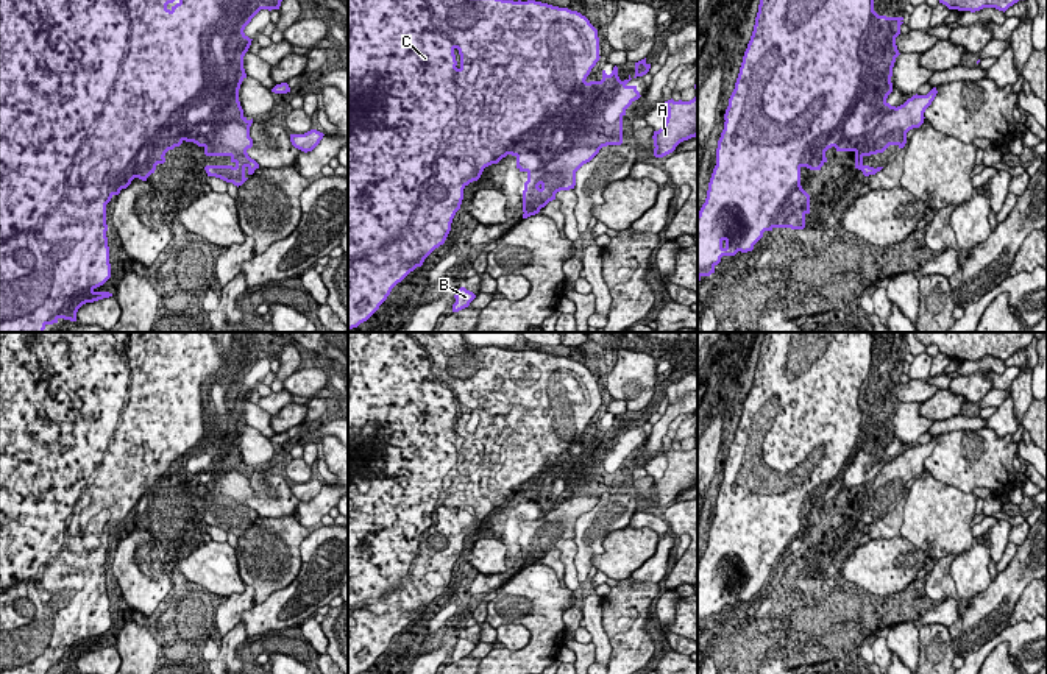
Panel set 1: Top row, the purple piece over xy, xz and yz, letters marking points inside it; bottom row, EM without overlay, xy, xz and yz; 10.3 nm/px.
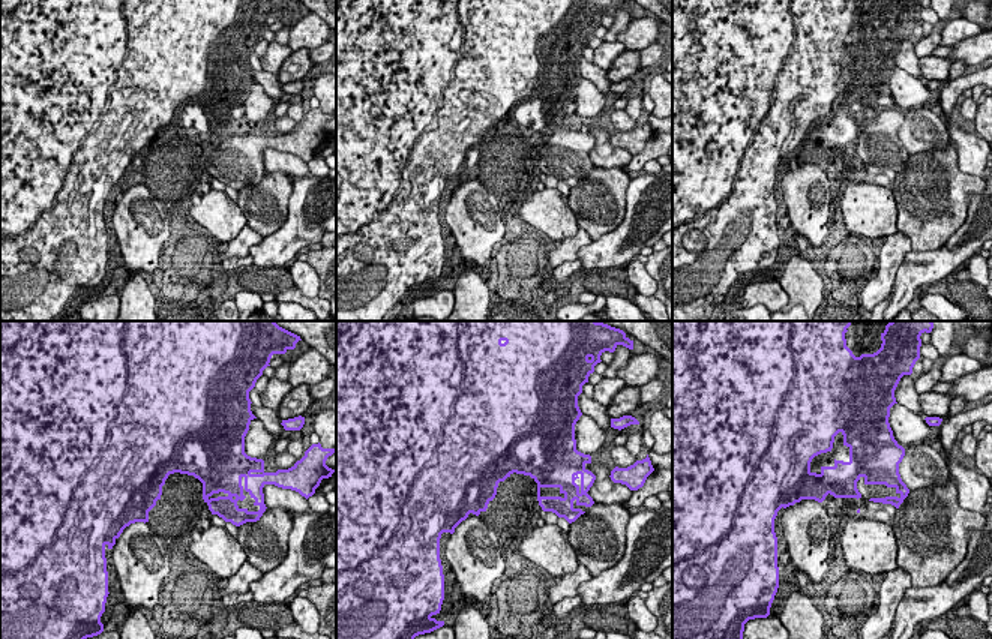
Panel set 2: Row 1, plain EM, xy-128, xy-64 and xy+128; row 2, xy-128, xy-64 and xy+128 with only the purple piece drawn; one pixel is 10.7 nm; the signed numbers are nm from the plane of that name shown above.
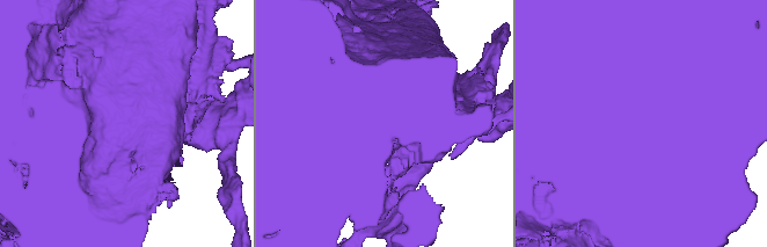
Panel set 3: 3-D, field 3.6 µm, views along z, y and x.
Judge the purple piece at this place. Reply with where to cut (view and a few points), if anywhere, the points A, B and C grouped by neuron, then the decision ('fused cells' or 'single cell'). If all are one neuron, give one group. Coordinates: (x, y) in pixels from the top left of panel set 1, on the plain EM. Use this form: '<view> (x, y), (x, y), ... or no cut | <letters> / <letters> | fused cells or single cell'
xy (194, 443), (159, 478), (159, 498), (164, 504) | A B / C | fused cells

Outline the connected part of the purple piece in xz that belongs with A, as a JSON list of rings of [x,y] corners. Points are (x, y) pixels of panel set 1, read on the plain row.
[[[697,427],[694,438],[696,446],[690,451],[674,451],[673,448],[665,451],[668,457],[666,471],[652,485],[655,507],[673,502],[680,491],[697,485]]]

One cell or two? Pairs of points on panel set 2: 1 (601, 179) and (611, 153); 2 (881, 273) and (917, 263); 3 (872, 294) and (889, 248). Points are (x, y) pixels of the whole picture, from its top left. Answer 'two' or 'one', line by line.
1: two
2: two
3: one

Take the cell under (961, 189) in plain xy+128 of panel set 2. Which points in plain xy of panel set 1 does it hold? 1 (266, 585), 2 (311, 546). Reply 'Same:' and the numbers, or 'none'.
Same: 1

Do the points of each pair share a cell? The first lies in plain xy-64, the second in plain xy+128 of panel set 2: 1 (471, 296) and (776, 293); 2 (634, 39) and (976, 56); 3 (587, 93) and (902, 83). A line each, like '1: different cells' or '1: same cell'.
1: different cells
2: different cells
3: same cell

